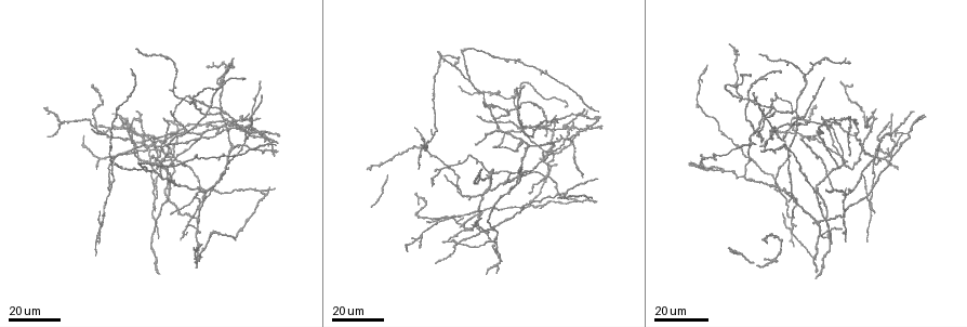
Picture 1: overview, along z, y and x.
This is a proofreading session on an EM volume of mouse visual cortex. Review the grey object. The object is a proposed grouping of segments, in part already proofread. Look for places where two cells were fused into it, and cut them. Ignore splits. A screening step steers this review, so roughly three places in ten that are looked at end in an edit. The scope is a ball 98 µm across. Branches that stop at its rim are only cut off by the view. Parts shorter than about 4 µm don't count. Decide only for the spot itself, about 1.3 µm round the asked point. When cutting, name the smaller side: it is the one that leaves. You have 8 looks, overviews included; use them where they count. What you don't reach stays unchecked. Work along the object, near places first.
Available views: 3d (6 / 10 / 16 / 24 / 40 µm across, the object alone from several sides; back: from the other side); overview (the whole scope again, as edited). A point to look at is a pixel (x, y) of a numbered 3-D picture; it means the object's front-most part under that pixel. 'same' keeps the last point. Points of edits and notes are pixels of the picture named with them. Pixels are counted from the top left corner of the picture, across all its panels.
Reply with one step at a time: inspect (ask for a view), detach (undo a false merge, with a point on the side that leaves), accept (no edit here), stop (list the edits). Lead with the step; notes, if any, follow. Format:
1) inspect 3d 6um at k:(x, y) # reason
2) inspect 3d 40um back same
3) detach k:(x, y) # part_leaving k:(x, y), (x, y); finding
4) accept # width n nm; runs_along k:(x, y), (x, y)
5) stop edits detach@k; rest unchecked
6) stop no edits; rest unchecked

inspect 3d 16um at 1:(804, 125) # a narrow waist

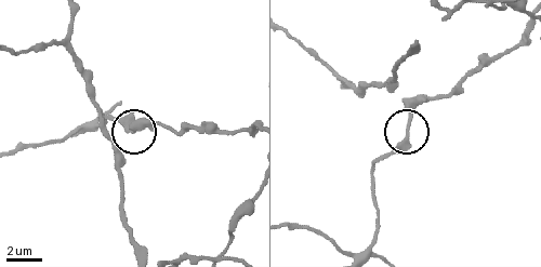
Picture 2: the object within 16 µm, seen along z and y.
inspect 3d 10um at 2:(408, 130)

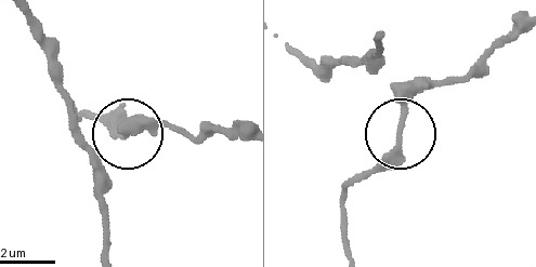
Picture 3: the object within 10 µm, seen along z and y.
accept # continuous, no second cell

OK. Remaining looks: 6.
inspect 3d 24um at 1:(805, 78) # two arms in line, one across

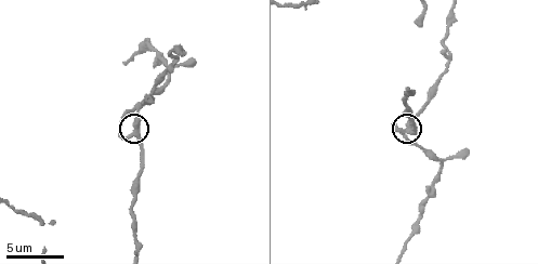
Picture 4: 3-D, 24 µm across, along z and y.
inspect 3d 10um at 4:(131, 135)

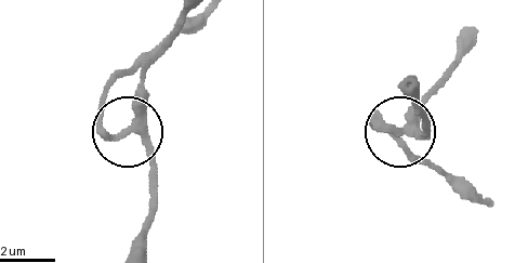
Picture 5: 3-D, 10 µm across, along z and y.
accept # runs_along 5:(130, 247), (152, 205), (152, 156), (130, 128), (144, 74); continuous, no second cell

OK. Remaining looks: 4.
inspect 3d 16um at 1:(791, 229) # three-way junction

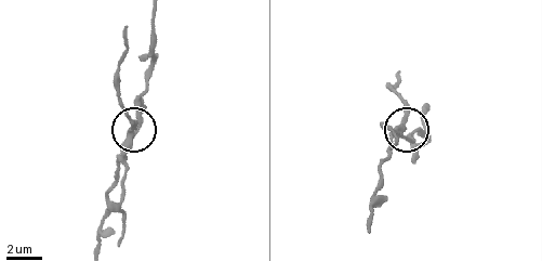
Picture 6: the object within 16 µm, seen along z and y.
inspect 3d 10um at 6:(126, 141) # closer look

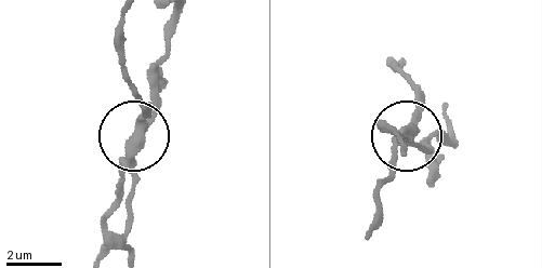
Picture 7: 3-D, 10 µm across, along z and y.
detach 7:(419, 117) # arms 3; a second cell is stuck on

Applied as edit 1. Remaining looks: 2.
stop edits detach@7; rest unchecked

